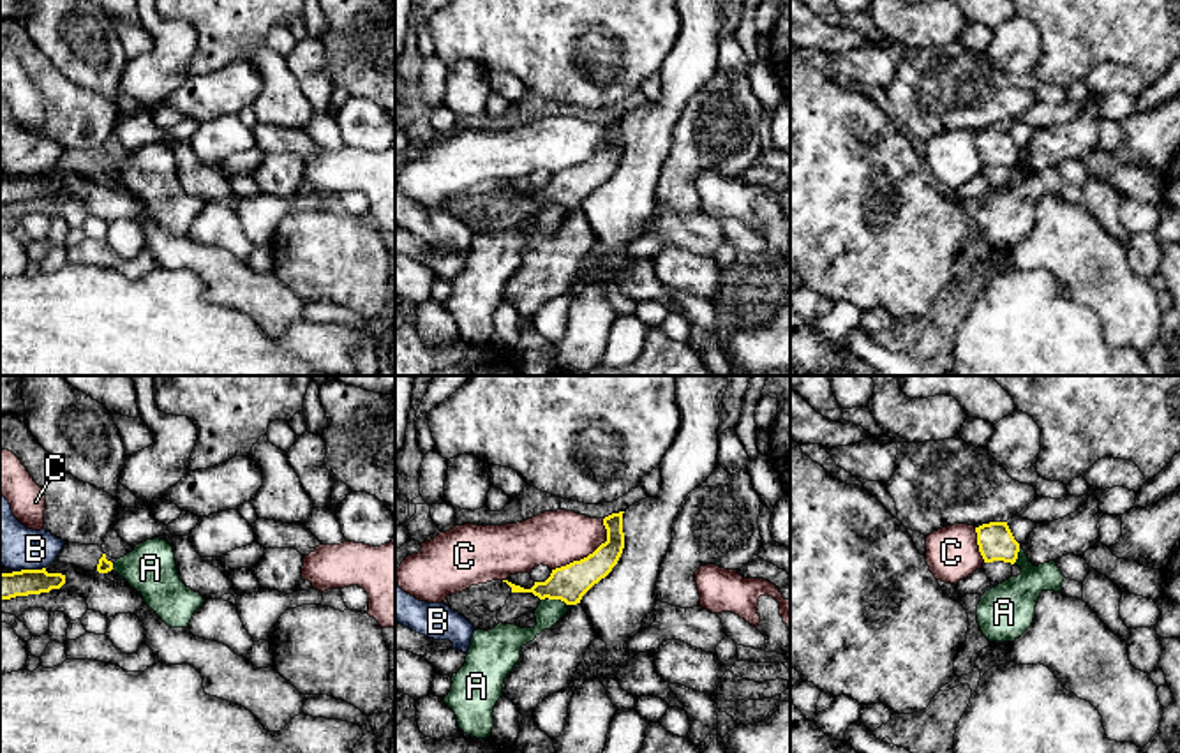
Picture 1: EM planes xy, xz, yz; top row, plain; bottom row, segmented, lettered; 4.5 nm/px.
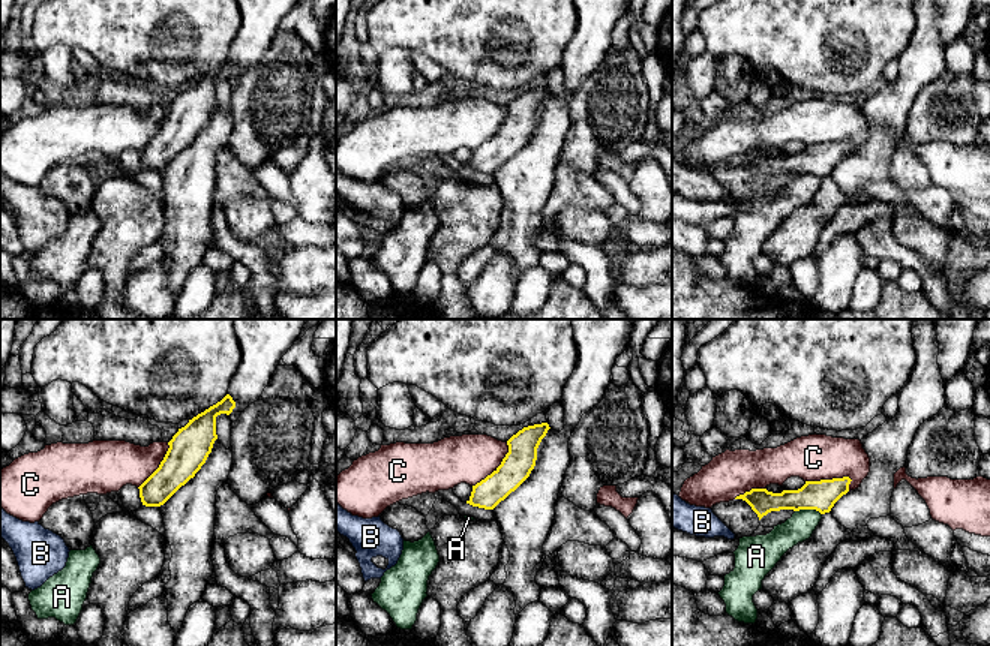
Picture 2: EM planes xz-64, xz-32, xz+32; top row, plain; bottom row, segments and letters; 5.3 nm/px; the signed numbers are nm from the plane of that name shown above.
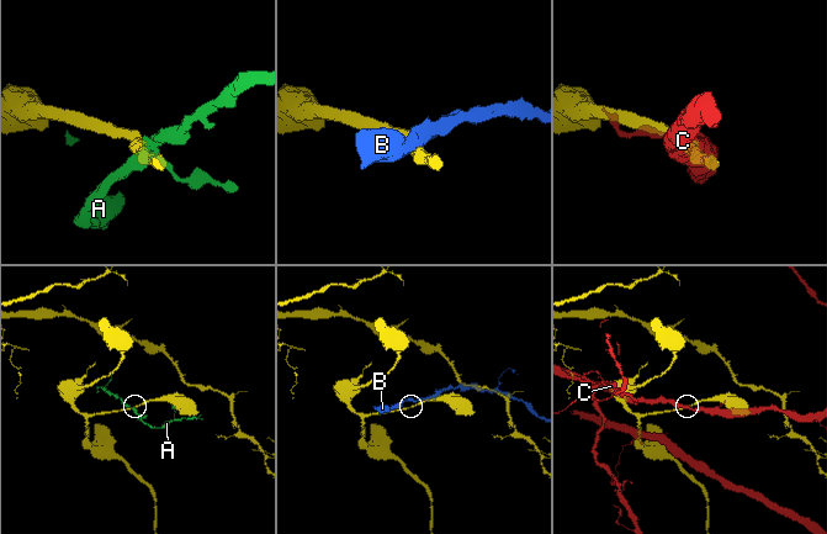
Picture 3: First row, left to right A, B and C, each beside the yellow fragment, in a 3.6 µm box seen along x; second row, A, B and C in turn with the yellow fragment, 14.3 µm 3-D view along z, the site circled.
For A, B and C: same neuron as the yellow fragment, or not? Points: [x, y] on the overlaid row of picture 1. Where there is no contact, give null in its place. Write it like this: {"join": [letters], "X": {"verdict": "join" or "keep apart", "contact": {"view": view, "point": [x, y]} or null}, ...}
{"join": [], "A": {"verdict": "keep apart", "contact": {"view": "xz", "point": [558, 598]}}, "B": {"verdict": "keep apart", "contact": {"view": "xy", "point": [29, 570]}}, "C": {"verdict": "keep apart", "contact": {"view": "xz", "point": [590, 554]}}}

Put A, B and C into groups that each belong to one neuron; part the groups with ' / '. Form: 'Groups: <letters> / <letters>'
Groups: A / B / C

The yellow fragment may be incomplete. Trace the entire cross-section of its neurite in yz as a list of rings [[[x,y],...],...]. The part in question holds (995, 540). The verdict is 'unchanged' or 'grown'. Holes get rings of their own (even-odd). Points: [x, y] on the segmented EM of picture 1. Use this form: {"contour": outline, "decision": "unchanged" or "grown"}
{"contour": [[[990,522],[975,527],[977,545],[984,563],[1004,561],[1014,564],[1019,543],[1014,540],[1007,522]]], "decision": "unchanged"}

